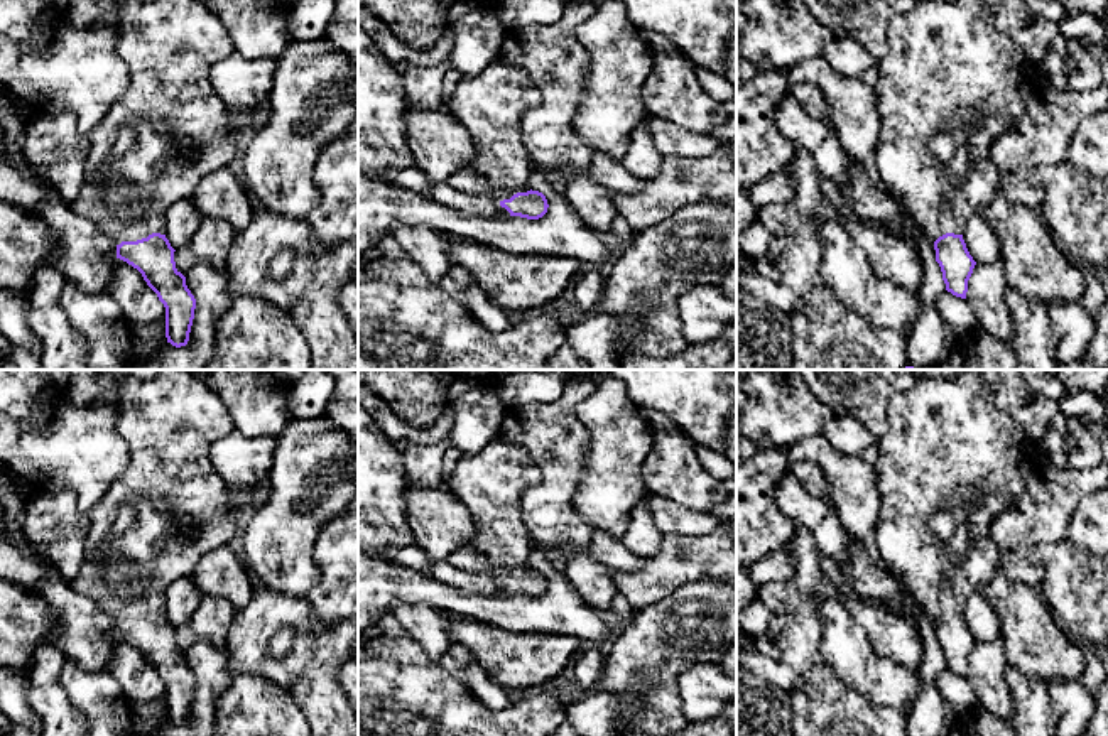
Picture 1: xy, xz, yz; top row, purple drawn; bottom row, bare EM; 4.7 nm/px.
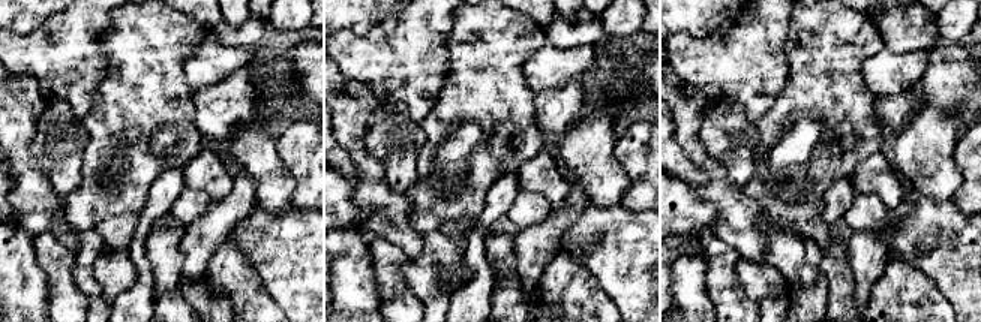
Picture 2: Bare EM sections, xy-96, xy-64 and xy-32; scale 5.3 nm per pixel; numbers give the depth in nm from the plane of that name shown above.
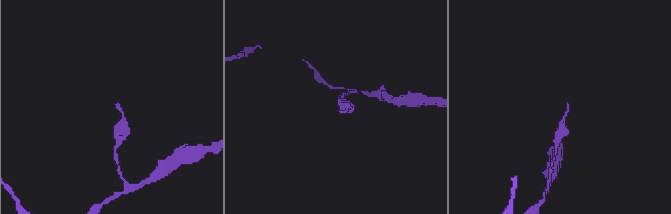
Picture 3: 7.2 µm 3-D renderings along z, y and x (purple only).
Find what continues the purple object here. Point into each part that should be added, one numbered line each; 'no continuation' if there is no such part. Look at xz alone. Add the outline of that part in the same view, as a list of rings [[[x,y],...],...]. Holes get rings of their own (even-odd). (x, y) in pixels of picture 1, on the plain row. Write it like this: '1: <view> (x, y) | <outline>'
1: xz (467, 557) | [[[471,542],[454,550],[448,560],[458,569],[468,571],[471,574],[492,577],[503,596],[510,596],[510,591],[505,586],[502,586],[500,581],[503,577],[510,577],[517,571],[530,569],[529,564],[519,569],[495,566],[486,555],[480,554]]]

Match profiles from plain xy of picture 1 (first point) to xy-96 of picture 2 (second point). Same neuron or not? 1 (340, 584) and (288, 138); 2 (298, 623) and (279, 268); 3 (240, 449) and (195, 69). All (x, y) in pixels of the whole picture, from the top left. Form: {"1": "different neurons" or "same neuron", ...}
{"1": "same neuron", "2": "same neuron", "3": "same neuron"}

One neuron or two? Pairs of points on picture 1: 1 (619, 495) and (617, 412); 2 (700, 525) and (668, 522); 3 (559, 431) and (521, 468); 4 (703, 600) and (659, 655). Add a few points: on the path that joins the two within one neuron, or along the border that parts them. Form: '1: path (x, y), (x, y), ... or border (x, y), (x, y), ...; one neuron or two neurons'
1: path (617, 475), (617, 432); one neuron
2: path (691, 524), (676, 522); one neuron
3: border (497, 436), (539, 468), (524, 497); two neurons
4: path (698, 613), (669, 642); one neuron

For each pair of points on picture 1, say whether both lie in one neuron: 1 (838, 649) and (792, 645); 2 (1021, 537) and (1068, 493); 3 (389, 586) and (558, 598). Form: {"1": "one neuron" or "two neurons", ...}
{"1": "two neurons", "2": "one neuron", "3": "one neuron"}

